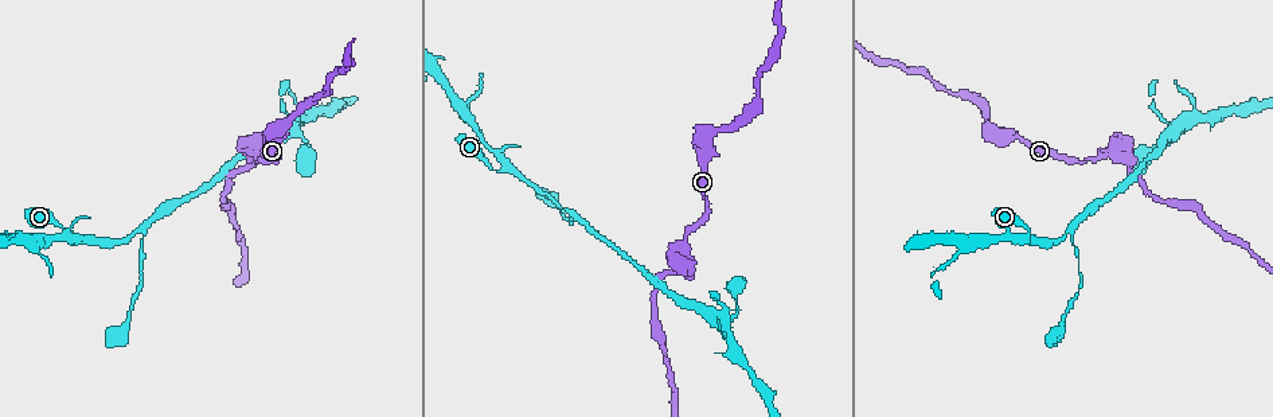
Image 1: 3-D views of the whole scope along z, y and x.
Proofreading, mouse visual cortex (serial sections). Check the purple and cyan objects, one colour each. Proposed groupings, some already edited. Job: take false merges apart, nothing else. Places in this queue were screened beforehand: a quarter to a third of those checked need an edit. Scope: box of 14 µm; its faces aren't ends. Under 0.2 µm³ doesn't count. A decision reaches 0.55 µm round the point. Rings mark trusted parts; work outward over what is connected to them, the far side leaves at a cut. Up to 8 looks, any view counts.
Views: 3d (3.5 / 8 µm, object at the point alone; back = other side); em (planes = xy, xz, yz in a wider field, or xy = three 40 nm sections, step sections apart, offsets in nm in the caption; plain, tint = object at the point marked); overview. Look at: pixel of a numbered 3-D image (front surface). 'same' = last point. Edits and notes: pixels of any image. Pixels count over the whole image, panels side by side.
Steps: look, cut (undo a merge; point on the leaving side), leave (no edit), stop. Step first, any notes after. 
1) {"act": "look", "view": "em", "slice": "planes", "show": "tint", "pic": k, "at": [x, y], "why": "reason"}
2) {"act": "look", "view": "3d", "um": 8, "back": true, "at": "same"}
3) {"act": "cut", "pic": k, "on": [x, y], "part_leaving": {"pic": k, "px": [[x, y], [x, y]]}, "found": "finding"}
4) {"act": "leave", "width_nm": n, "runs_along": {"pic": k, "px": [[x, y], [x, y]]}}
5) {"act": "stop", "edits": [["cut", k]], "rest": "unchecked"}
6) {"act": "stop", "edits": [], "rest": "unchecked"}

{"act": "look", "view": "3d", "um": 8, "pic": 1, "at": [74, 239]}

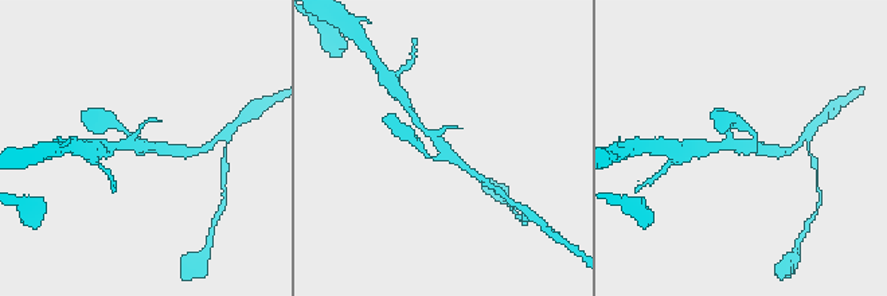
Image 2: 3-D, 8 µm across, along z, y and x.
{"act": "look", "view": "3d", "um": 3.5, "pic": 2, "at": [447, 156]}

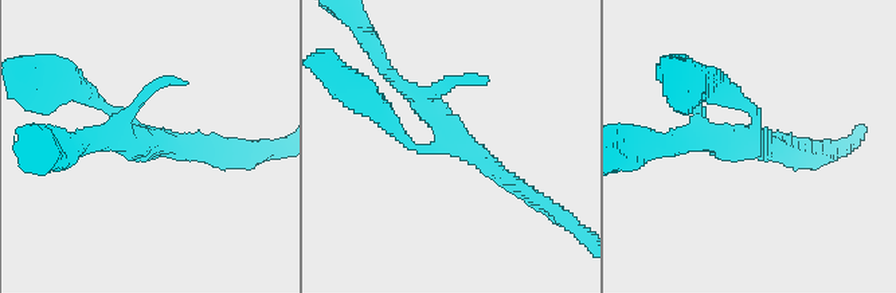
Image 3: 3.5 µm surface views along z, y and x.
{"act": "look", "view": "em", "slice": "xy", "step": 5, "show": "tint", "pic": 3, "at": [752, 135], "why": "need the tissue"}

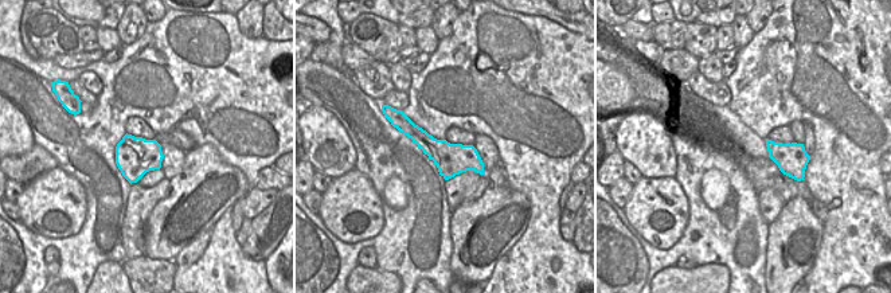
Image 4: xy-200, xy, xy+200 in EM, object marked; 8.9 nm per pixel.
{"act": "leave", "runs_along": {"pic": 4, "px": [[395, 117], [434, 149], [480, 170]]}, "found": "one cell here"}

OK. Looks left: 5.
{"act": "look", "view": "3d", "um": 3.5, "pic": 1, "at": [574, 216], "why": "abrupt turn"}

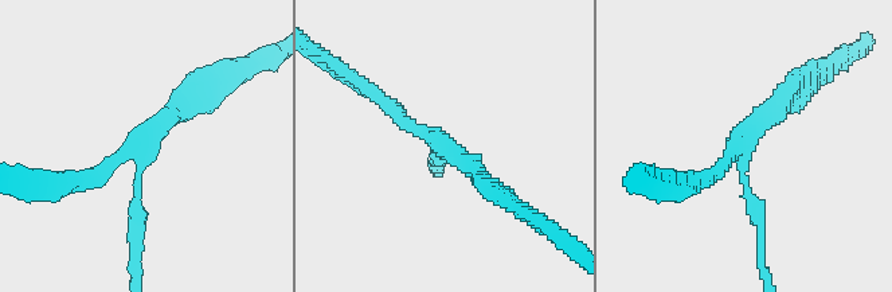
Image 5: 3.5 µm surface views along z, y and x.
{"act": "look", "view": "em", "slice": "xy", "step": 5, "show": "tint", "pic": 5, "at": [740, 143], "why": "shape alone is not enough"}

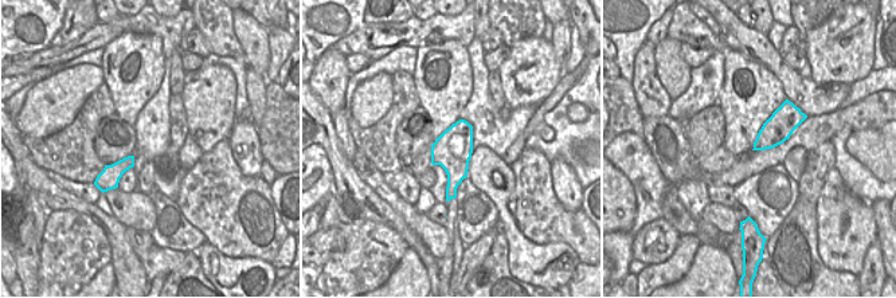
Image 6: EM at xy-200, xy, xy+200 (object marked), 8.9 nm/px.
{"act": "leave", "width_nm": 340, "runs_along": {"pic": 5, "px": [[374, 93], [493, 190]]}, "found": "one cell here"}

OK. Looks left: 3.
{"act": "look", "view": "em", "slice": "xy", "step": 2, "show": "tint", "pic": 1, "at": [1128, 163], "why": "calibre changes"}

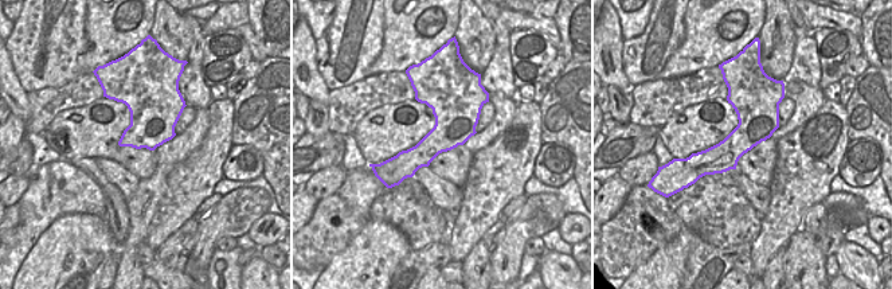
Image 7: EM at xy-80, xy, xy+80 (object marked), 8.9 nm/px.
{"act": "look", "view": "3d", "um": 3.5, "at": "same", "why": "see where the arms go"}

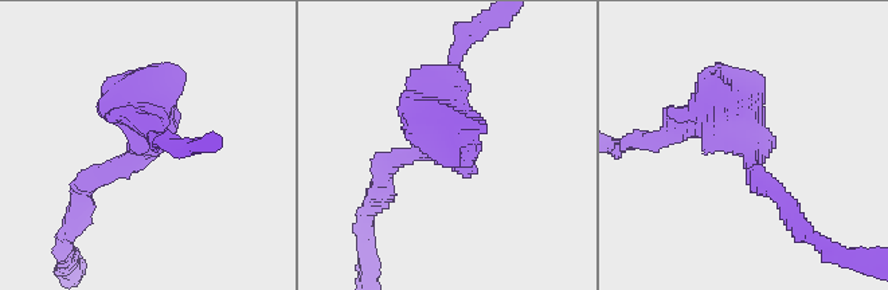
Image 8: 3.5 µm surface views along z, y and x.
{"act": "leave", "width_nm": 380, "runs_along": {"pic": 8, "px": [[453, 81], [457, 138], [382, 180]]}, "found": "continuous, no second cell"}

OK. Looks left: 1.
{"act": "stop", "edits": [], "rest": "unchecked"}

